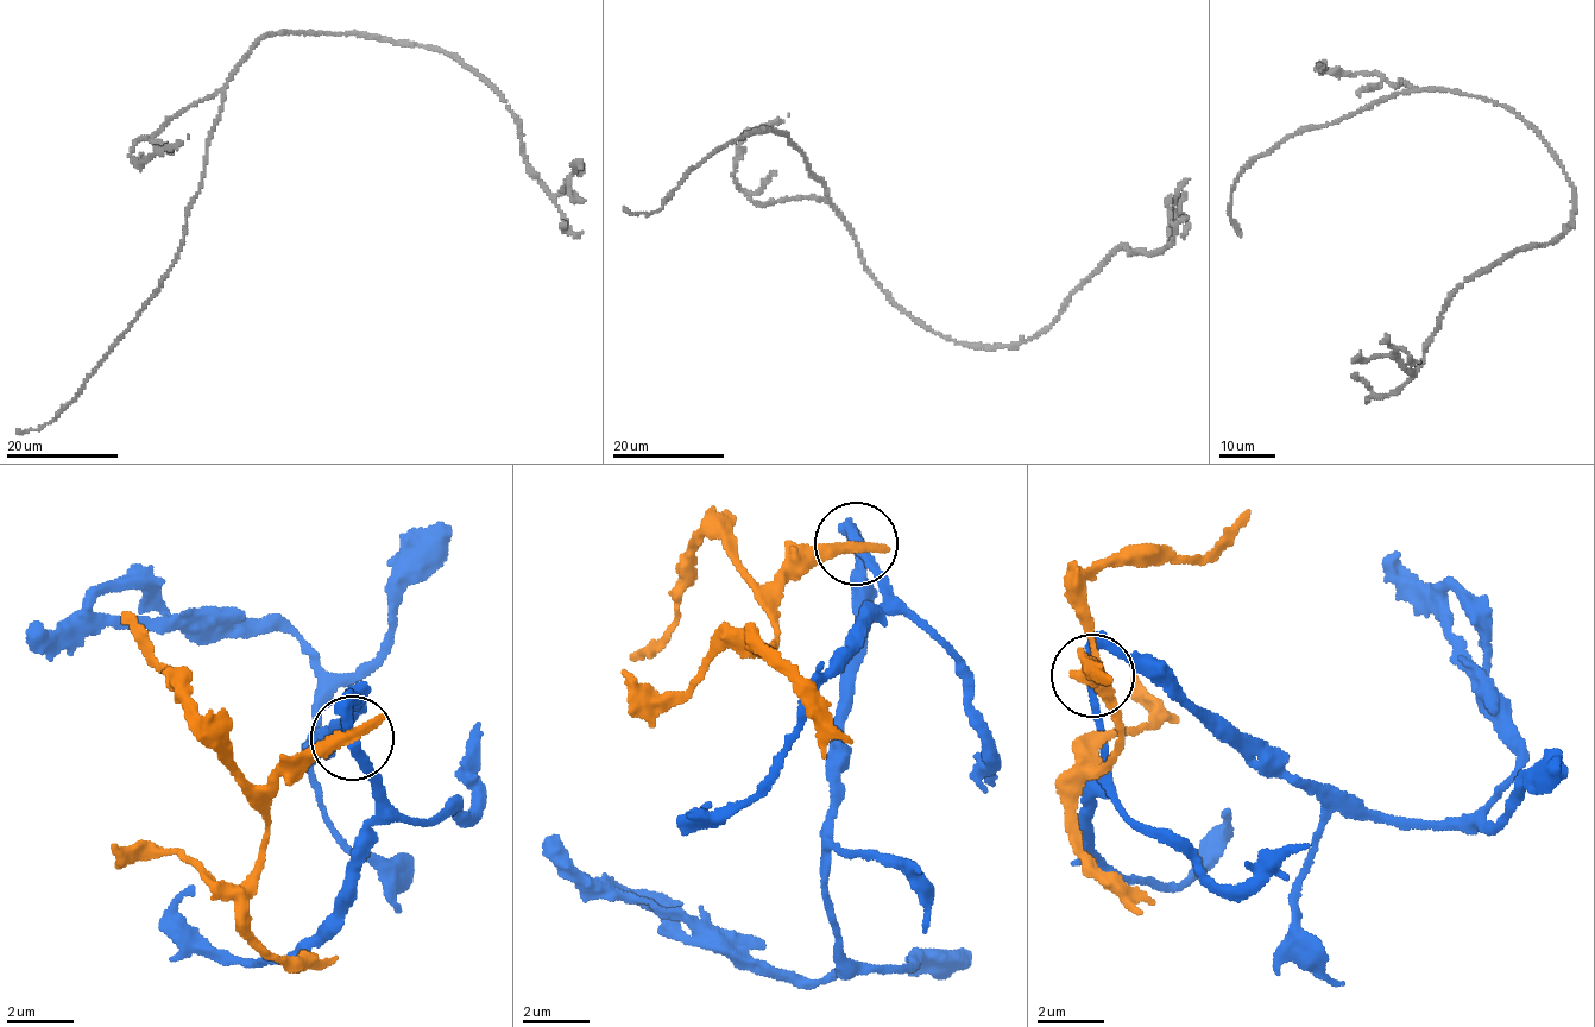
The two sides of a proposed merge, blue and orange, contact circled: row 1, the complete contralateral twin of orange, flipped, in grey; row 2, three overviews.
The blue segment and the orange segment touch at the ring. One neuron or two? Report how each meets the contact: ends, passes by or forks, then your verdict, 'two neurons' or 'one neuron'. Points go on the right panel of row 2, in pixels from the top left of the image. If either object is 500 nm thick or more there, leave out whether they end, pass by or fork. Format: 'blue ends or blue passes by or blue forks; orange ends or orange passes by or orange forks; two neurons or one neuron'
blue passes by; orange ends; two neurons

